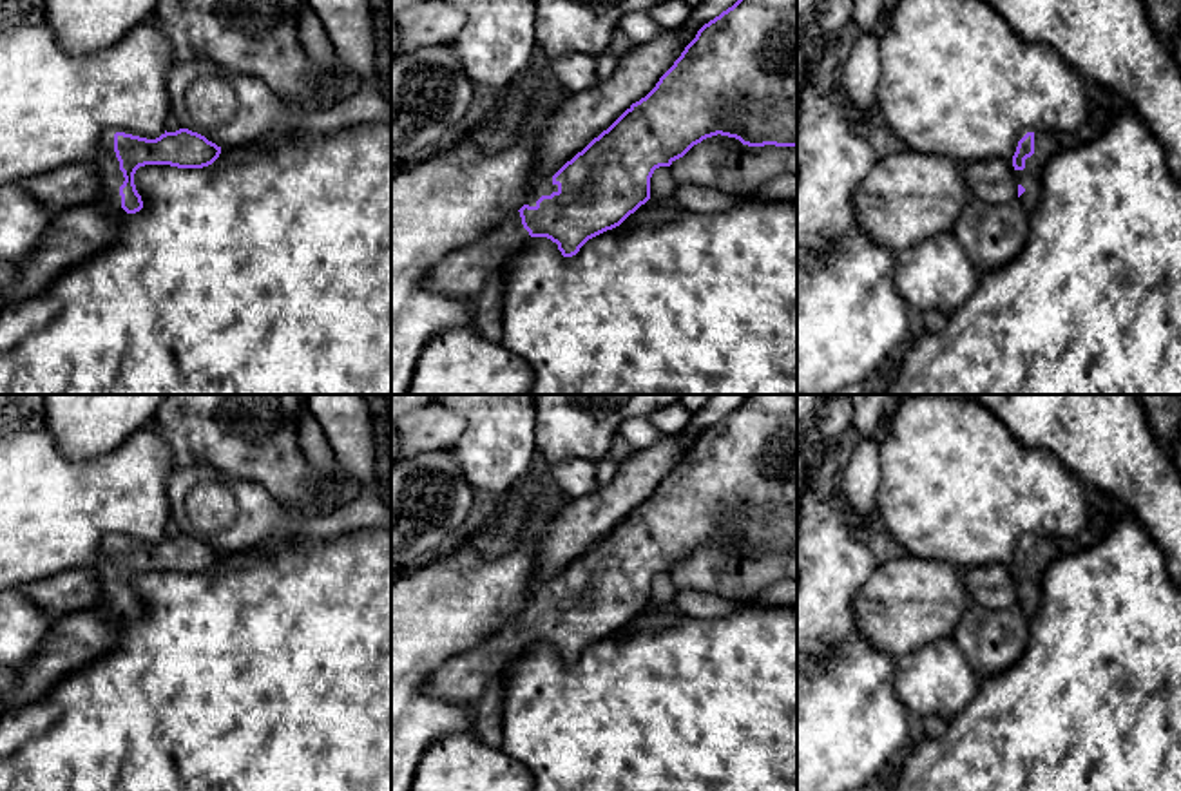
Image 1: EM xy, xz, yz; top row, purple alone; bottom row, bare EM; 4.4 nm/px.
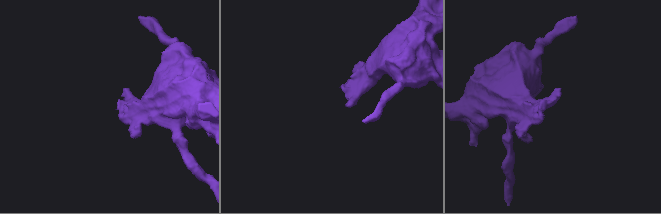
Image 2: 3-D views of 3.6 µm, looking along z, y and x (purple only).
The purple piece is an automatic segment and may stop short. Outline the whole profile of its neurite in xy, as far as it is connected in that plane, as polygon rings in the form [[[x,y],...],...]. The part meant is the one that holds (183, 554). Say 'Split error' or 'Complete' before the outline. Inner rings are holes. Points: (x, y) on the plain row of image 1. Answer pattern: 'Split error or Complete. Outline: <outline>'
Split error. Outline: [[[188,534],[165,536],[156,545],[125,538],[109,539],[91,567],[101,586],[100,599],[91,610],[98,614],[109,610],[114,617],[123,614],[127,619],[136,619],[143,614],[134,590],[134,579],[139,572],[203,574],[212,570],[219,559],[221,552]]]

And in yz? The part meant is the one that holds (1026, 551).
Split error. Outline: [[[1027,538],[1016,552],[1013,572],[1018,585],[1018,606],[1032,617],[1040,606],[1042,574],[1054,559],[1078,548],[1074,538]]]

